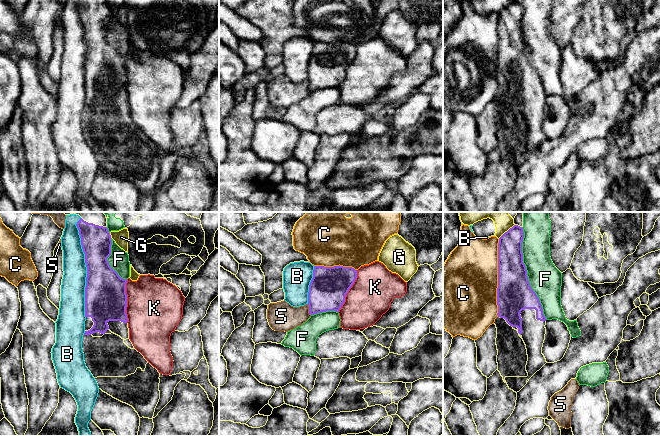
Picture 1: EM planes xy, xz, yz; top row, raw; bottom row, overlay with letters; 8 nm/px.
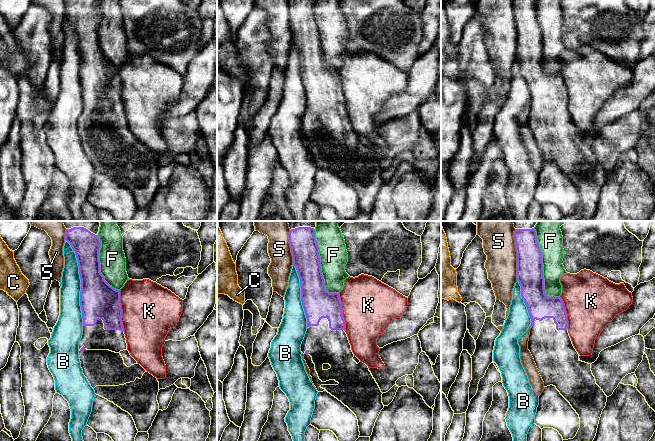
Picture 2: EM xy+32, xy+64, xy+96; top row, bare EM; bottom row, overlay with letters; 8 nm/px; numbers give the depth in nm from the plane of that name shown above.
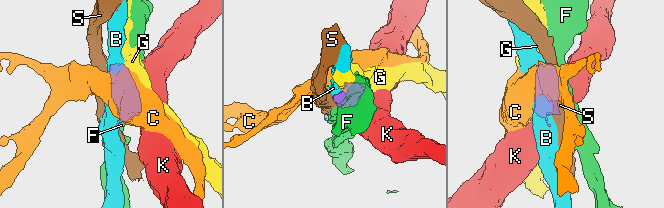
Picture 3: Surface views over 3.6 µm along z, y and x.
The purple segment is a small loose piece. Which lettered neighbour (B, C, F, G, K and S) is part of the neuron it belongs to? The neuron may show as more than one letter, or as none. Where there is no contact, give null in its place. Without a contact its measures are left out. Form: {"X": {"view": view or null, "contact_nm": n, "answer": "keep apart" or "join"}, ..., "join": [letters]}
{"B": {"view": "xy", "contact_nm": 750, "answer": "keep apart"}, "C": {"view": "yz", "contact_nm": 600, "answer": "keep apart"}, "F": {"view": "yz", "contact_nm": 750, "answer": "keep apart"}, "G": {"view": "yz", "contact_nm": 180, "answer": "keep apart"}, "K": {"view": "xy", "contact_nm": 360, "answer": "keep apart"}, "S": {"view": "xz", "contact_nm": 100, "answer": "keep apart"}, "join": []}

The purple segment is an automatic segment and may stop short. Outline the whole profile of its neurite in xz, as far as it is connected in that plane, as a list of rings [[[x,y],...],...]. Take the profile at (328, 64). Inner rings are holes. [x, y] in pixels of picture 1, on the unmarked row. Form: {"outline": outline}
{"outline": [[[314,42],[308,68],[309,90],[339,88],[356,54],[357,46],[352,43]]]}

